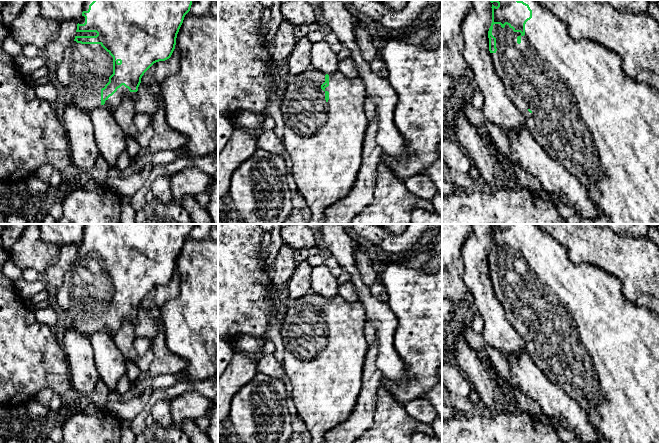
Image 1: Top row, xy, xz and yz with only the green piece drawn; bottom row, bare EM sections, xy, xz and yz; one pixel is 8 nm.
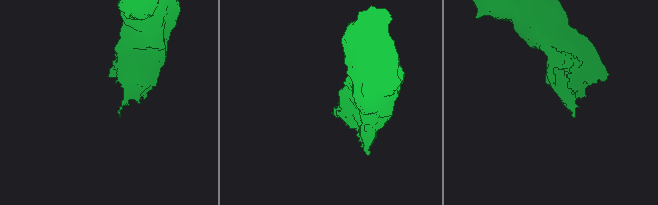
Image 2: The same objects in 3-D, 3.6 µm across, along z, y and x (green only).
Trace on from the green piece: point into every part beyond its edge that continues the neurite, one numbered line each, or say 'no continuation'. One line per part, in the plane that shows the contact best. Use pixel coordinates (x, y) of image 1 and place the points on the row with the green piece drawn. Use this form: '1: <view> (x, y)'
1: yz (603, 127)

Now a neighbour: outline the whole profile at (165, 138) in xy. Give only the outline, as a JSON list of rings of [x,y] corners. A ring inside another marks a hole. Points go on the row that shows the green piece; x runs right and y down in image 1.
[[[162,105],[152,115],[151,125],[154,133],[147,148],[150,154],[160,151],[180,150],[187,144],[187,137],[169,126]]]

